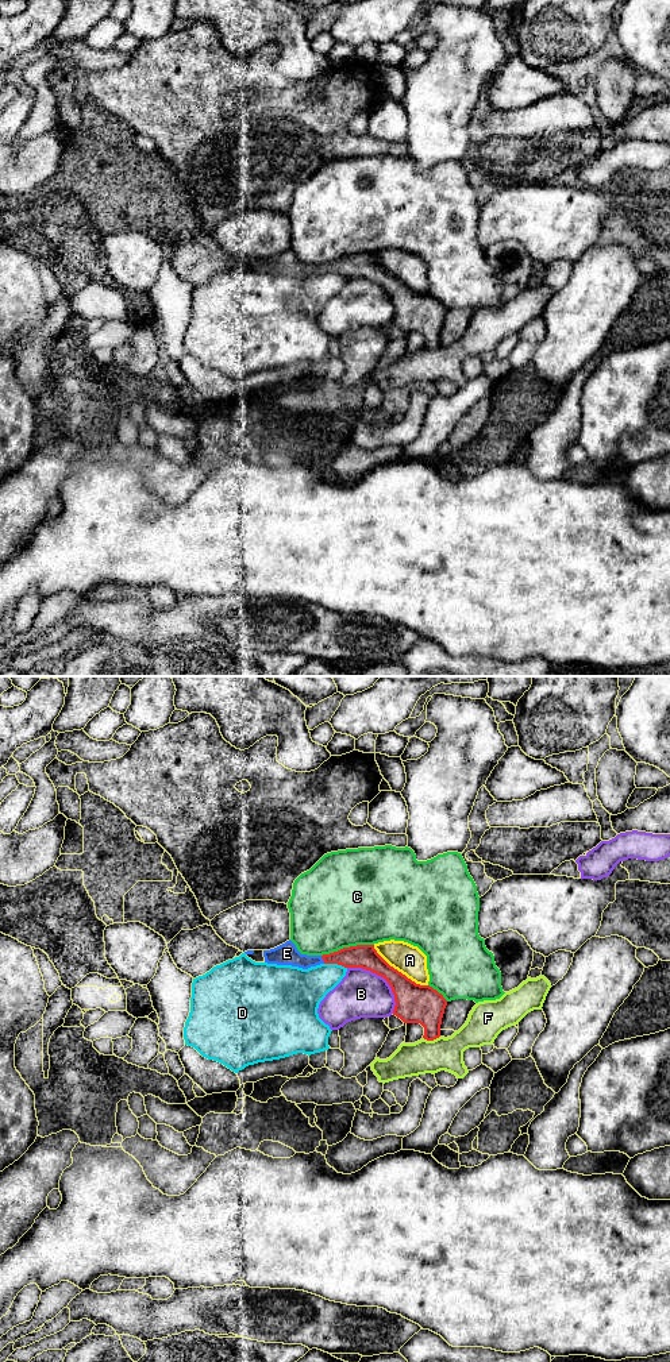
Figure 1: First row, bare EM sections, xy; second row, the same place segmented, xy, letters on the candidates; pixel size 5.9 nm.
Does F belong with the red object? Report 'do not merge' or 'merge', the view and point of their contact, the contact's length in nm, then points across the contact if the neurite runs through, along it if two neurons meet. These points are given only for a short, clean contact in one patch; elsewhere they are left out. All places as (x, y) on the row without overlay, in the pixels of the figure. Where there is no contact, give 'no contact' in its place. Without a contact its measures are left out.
do not merge; meets red in xy at (431, 348); contact 110 nm long; border along xy (439, 344), (432, 348), (423, 347)

